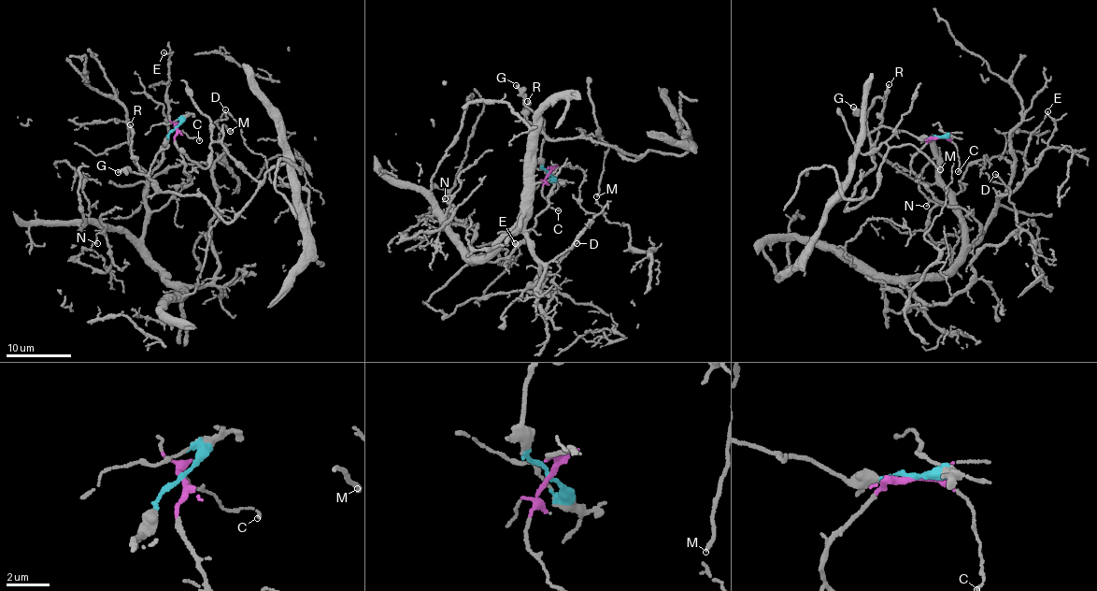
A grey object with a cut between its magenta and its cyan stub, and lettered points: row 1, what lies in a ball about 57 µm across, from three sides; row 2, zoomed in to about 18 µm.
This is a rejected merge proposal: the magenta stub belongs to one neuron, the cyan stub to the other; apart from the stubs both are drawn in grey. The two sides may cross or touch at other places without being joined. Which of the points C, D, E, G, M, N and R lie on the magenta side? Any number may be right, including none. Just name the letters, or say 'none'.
C, D, E, N

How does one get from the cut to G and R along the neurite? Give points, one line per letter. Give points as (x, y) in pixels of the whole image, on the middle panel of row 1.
G: (548, 173), (542, 167), (541, 158), (544, 120), (524, 104), (517, 85)
R: (548, 173), (541, 158), (544, 120), (537, 115), (539, 123), (527, 120), (523, 111), (527, 100)

